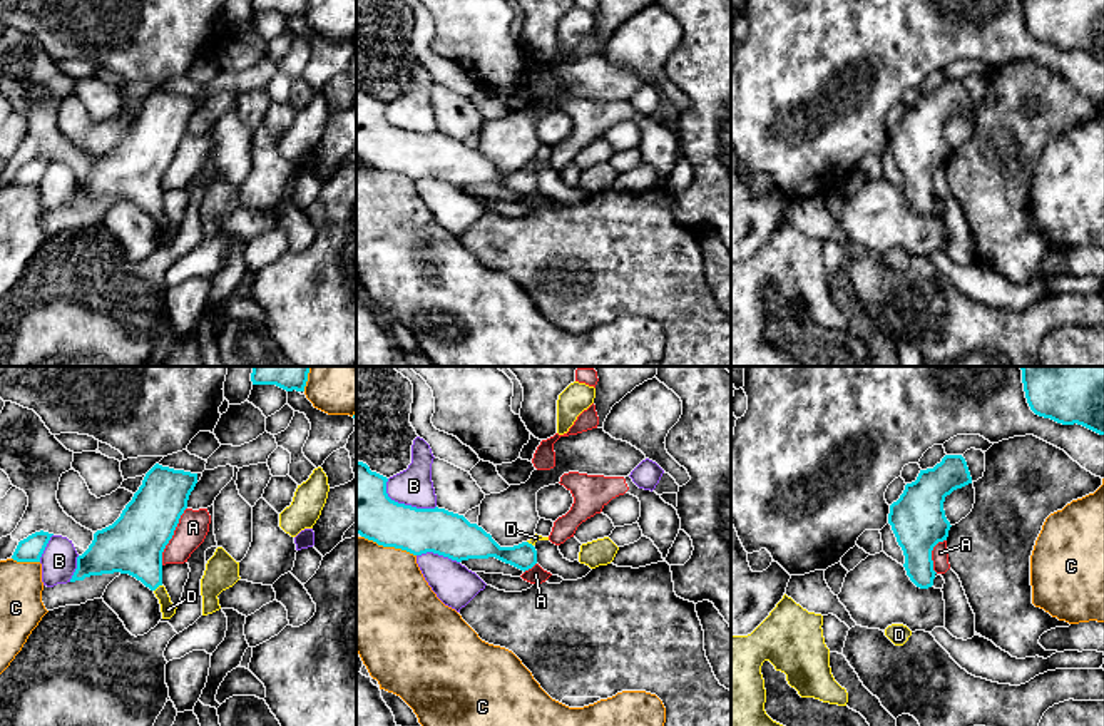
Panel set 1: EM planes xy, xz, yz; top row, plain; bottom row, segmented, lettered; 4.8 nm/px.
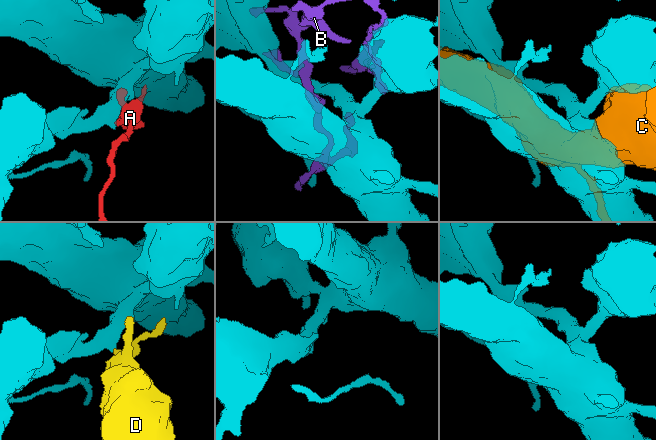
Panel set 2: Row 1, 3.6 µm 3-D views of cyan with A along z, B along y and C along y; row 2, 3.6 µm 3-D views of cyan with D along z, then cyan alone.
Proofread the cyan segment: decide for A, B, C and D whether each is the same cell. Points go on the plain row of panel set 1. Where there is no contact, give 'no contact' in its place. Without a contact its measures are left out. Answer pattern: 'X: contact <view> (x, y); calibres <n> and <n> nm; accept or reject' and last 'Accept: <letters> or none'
A: contact xy (173, 159); calibres 280 and 150 nm; reject
B: contact xz (403, 129); calibres 300 and 180 nm; reject
C: contact xz (388, 171); calibres 280 and 480 nm; reject
D: contact xy (158, 211); calibres 280 and 70 nm; accept
Accept: D

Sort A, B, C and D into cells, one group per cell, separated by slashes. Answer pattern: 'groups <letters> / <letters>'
groups A / B / C / D

